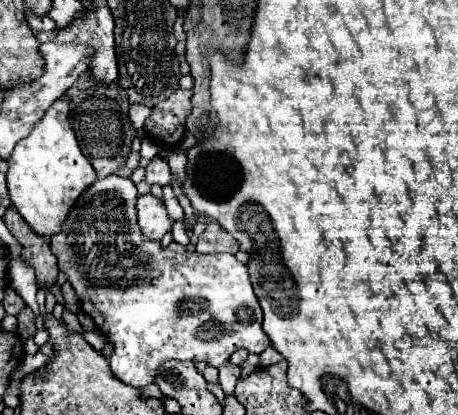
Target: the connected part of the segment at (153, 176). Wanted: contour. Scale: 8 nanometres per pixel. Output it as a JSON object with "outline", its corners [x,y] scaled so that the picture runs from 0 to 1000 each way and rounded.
{"outline":[[[336,376],[319,400],[319,439],[323,443],[371,443],[371,400],[358,381]]]}

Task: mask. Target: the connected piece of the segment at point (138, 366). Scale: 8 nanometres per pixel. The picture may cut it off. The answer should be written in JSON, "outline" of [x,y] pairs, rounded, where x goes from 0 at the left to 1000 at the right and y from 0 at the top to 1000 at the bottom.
{"outline":[[[231,424],[223,434],[210,434],[201,448],[192,448],[175,477],[162,487],[162,496],[153,501],[131,559],[122,559],[118,569],[109,569],[109,598],[114,598],[114,612],[122,612],[127,622],[127,646],[131,655],[144,660],[144,675],[157,684],[170,723],[179,723],[179,742],[183,752],[205,771],[210,790],[218,800],[227,800],[227,810],[240,819],[240,829],[249,834],[249,848],[240,858],[240,892],[249,901],[249,911],[266,916],[271,925],[279,930],[297,930],[297,935],[310,935],[319,925],[328,925],[336,916],[336,896],[345,892],[345,882],[367,867],[367,863],[384,863],[384,867],[441,867],[459,882],[485,882],[489,872],[502,867],[502,858],[524,843],[524,839],[537,839],[546,853],[568,853],[576,848],[585,834],[590,834],[590,814],[581,810],[581,800],[572,795],[572,747],[568,747],[568,733],[563,733],[563,718],[550,699],[550,680],[541,670],[541,646],[533,636],[524,636],[507,612],[432,612],[432,607],[415,607],[406,602],[406,593],[393,593],[384,583],[376,583],[371,593],[354,598],[349,578],[323,578],[306,545],[301,545],[301,516],[297,516],[297,448],[284,429],[271,429],[271,424]]]}

